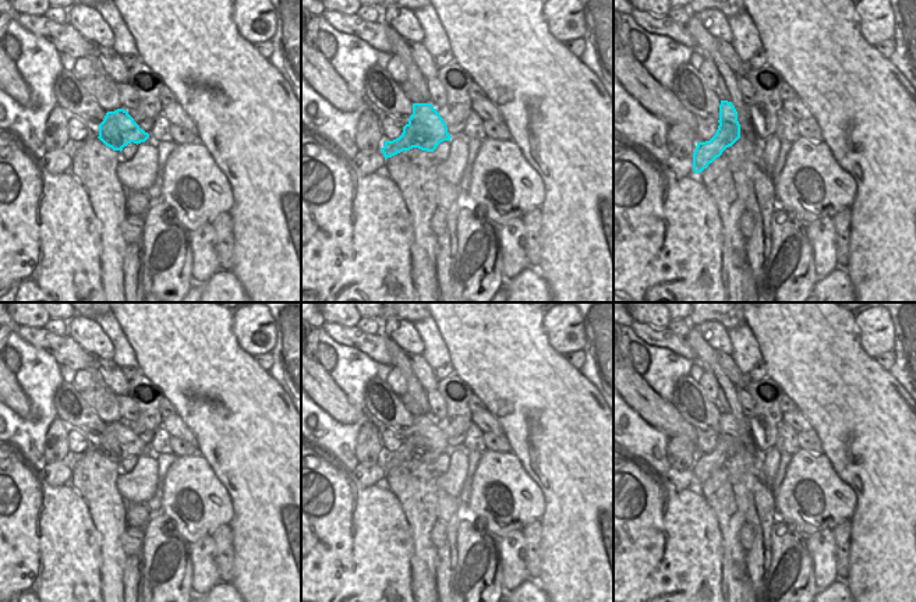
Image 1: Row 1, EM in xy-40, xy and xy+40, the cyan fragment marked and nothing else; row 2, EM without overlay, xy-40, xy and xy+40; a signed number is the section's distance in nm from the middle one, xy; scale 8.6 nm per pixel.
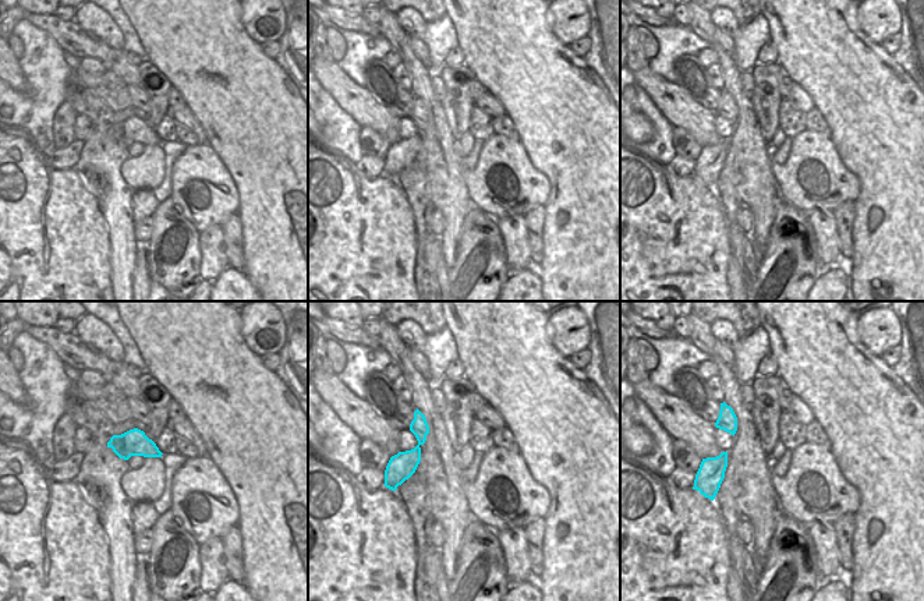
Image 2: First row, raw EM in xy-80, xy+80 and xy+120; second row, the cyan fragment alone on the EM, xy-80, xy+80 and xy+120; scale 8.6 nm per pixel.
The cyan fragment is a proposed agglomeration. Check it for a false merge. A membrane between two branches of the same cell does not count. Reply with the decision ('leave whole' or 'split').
split

